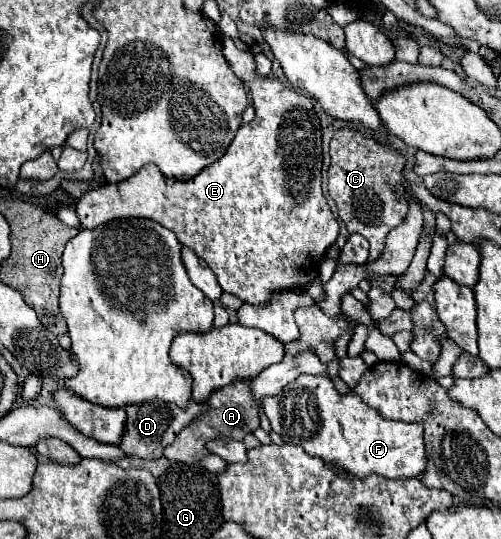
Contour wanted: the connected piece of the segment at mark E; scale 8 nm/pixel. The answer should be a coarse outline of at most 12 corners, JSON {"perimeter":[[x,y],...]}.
{"perimeter":[[225,37],[255,119],[191,181],[145,165],[77,203],[153,219],[225,293],[303,291],[337,241],[311,99]]}

